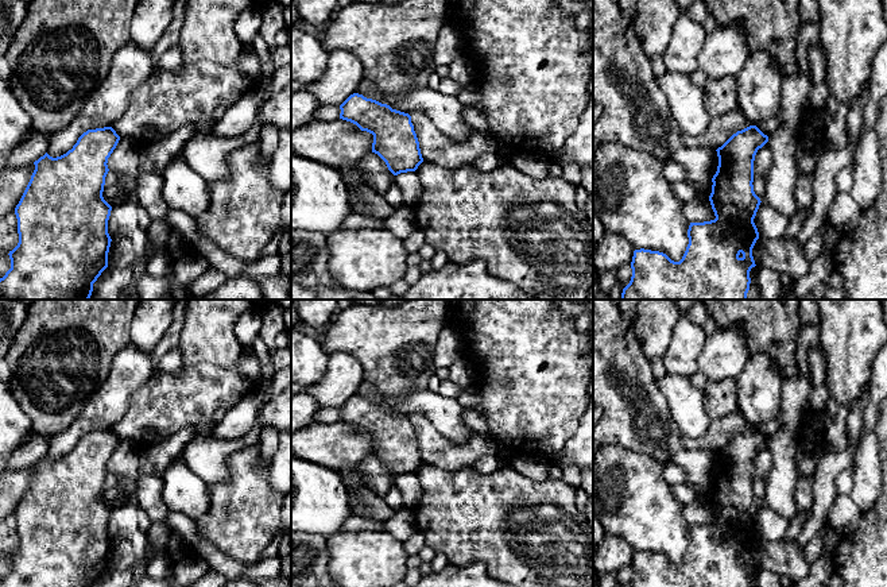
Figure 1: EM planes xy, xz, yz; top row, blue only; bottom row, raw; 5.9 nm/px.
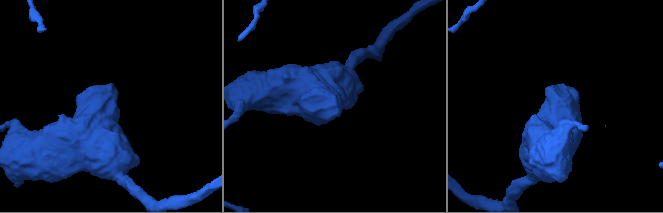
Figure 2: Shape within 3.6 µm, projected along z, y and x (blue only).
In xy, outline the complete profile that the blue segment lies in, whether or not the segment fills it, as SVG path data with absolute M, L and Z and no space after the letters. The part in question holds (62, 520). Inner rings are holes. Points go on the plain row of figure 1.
M112 429L88 432L66 456L53 460L47 455L34 464L35 472L15 510L19 545L9 553L11 571L0 580L0 587L93 587L108 569L111 538L108 522L112 509L104 502L108 460L120 439Z

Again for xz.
M359 395L350 397L340 412L340 421L373 437L372 455L386 464L394 478L415 474L423 464L408 416Z

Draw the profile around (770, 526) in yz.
M760 505L754 525L760 540L775 541L785 536L789 521L778 515L768 506Z

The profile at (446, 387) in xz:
M449 378L441 381L439 389L437 390L438 394L452 398L457 398L461 391L462 389L457 383L452 382Z

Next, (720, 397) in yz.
M735 379L708 381L704 397L705 410L712 420L727 417L739 409Z

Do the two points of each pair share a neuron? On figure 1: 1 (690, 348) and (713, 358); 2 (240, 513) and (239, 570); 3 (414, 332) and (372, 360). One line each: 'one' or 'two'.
1: two
2: two
3: one

